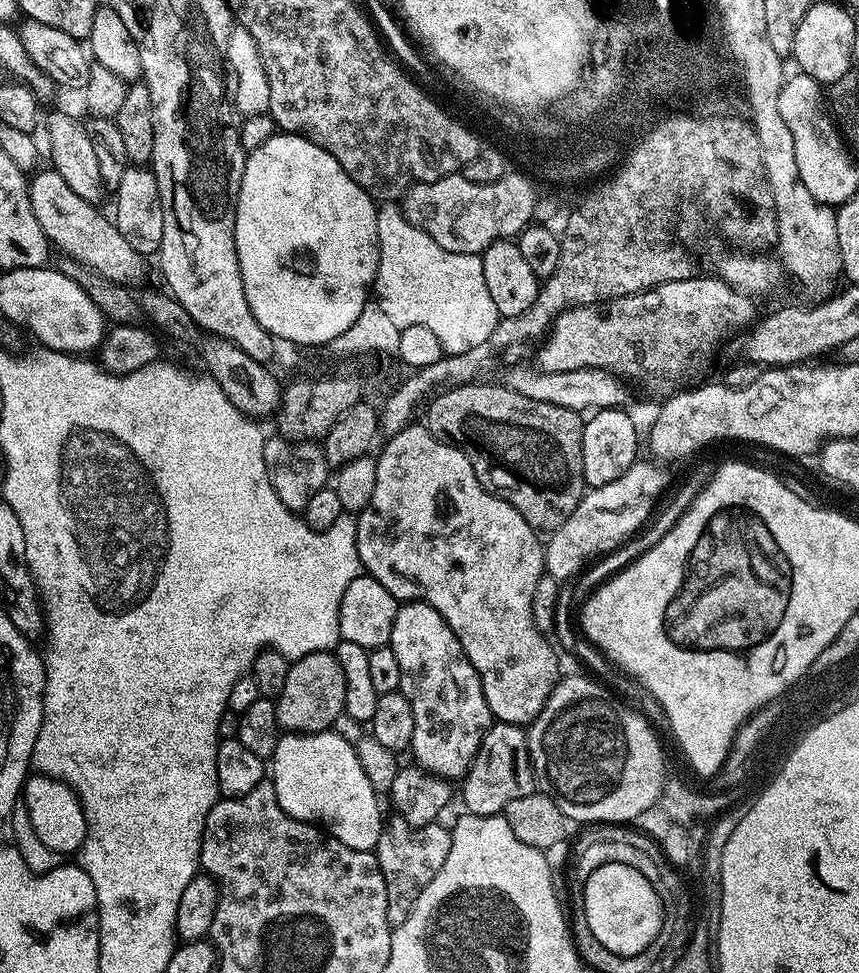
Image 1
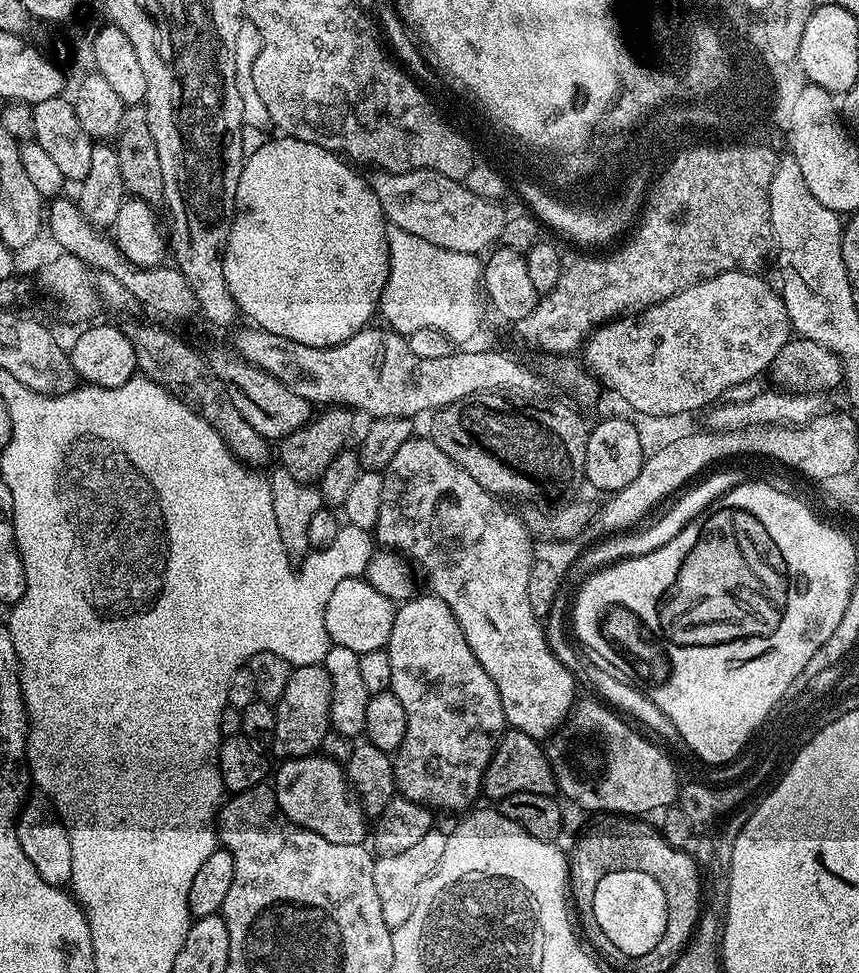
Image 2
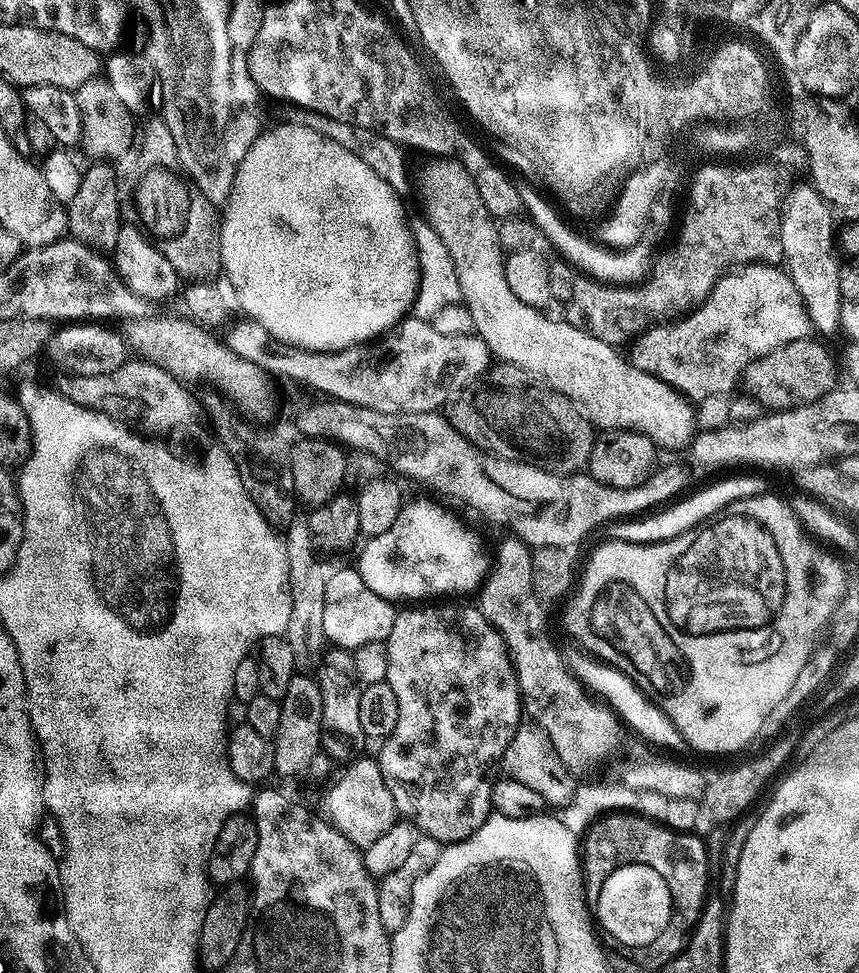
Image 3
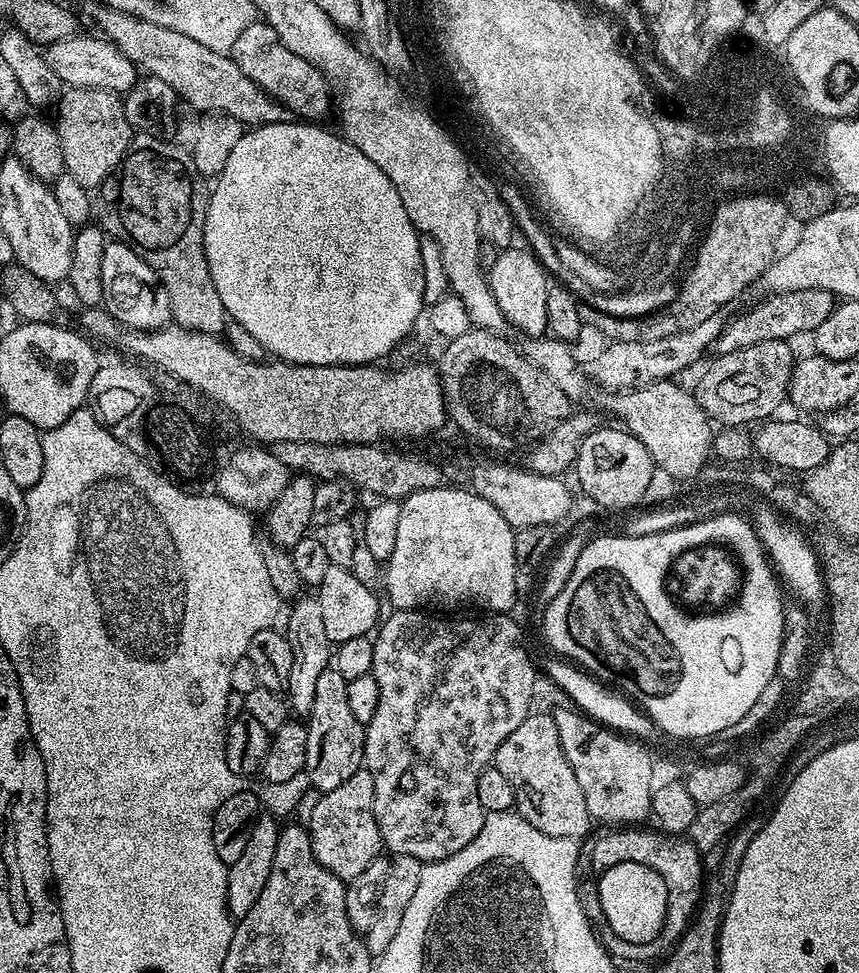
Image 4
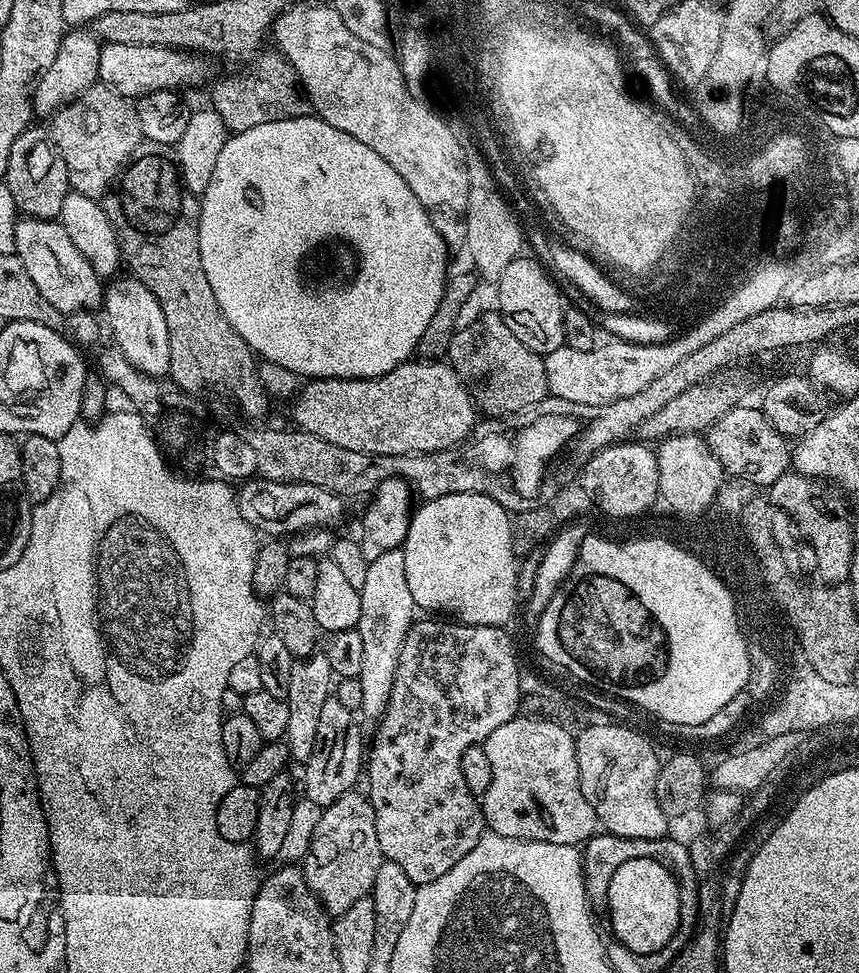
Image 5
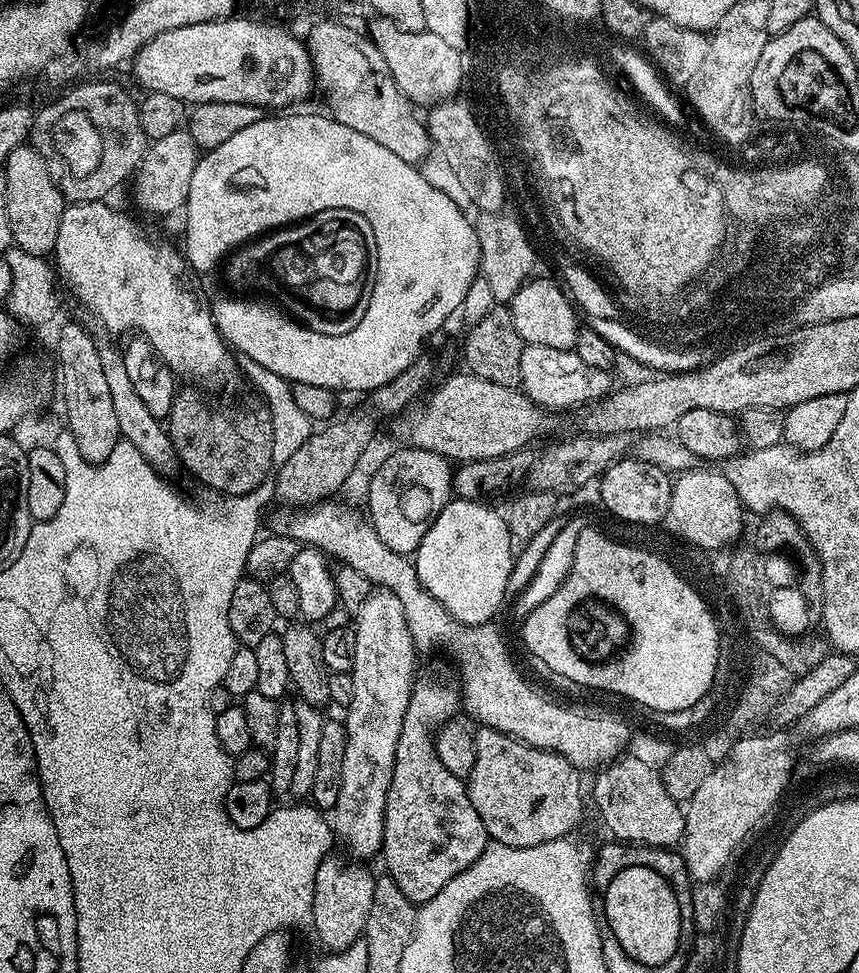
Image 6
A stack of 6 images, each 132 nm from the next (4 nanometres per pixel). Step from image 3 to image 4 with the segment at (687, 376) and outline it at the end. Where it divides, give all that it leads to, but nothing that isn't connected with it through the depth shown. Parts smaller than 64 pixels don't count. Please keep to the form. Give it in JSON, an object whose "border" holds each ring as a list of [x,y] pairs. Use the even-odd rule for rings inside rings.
{"border":[[[794,290],[793,292],[778,292],[765,295],[761,304],[748,308],[745,312],[737,314],[733,320],[725,323],[724,330],[716,340],[714,348],[717,353],[742,350],[746,346],[754,346],[758,342],[770,342],[771,340],[788,340],[799,332],[815,333],[822,322],[832,312],[834,297],[826,290]]]}

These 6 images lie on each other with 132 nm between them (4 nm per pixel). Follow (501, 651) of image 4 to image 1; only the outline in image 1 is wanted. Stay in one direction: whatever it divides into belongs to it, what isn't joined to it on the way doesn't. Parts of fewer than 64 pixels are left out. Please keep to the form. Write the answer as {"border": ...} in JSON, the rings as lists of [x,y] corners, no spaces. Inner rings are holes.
{"border":[[[409,600],[400,604],[394,618],[390,647],[402,669],[399,692],[414,709],[411,755],[416,755],[415,761],[436,776],[463,777],[494,717],[484,697],[480,675],[466,658],[462,642],[458,642],[454,630],[434,606]]]}

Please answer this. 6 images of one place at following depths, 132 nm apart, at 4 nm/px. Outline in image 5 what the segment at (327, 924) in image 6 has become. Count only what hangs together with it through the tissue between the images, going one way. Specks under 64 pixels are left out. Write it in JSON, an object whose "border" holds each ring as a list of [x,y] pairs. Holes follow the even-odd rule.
{"border":[[[353,790],[342,794],[338,802],[319,813],[312,828],[312,841],[304,856],[302,871],[306,886],[320,899],[320,904],[333,917],[342,915],[354,902],[371,893],[378,866],[384,855],[378,846],[378,834],[374,826],[374,806],[363,791]]]}

